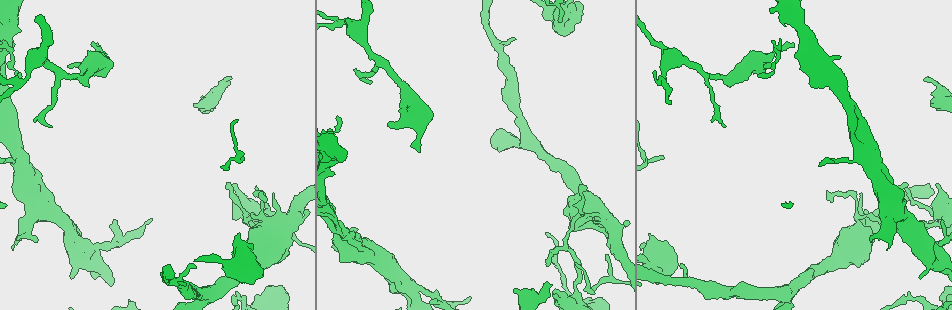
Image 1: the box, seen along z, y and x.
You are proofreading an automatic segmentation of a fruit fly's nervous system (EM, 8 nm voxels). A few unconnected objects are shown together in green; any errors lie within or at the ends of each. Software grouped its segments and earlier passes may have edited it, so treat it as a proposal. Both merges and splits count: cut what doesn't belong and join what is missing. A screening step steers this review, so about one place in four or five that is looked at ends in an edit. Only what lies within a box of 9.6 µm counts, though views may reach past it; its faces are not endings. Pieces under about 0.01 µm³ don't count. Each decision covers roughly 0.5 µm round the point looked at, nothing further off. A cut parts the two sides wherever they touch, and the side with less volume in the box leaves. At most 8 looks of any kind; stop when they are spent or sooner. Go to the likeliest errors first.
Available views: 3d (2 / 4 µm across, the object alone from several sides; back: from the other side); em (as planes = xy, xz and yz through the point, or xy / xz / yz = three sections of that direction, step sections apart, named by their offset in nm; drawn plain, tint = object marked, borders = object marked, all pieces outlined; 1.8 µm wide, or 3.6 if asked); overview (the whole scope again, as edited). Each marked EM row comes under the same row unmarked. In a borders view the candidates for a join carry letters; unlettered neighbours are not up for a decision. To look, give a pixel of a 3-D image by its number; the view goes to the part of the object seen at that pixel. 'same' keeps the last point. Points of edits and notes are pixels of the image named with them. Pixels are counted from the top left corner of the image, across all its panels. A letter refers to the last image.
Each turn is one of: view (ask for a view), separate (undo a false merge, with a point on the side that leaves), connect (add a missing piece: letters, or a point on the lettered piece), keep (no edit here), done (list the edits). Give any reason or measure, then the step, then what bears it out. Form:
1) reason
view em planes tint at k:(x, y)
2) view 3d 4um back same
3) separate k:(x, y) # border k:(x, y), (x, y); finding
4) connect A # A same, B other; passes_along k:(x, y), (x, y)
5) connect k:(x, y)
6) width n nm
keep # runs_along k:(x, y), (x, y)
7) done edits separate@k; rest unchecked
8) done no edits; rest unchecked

calibre changes
view em planes borders at 1:(857, 229)

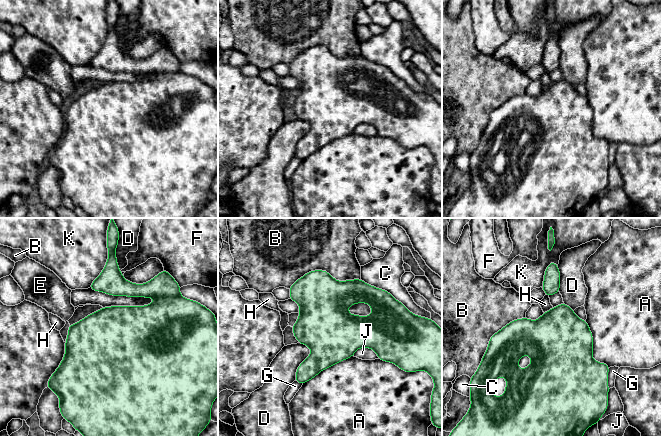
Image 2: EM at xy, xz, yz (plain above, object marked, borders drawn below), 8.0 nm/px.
separate 2:(163, 284) # A other, B other, C other, D other, E other, F other, G other, H other, J other, K other; border 2:(167, 296), (157, 296), (155, 298); two cells meet here

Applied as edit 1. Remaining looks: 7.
redraw
view overview

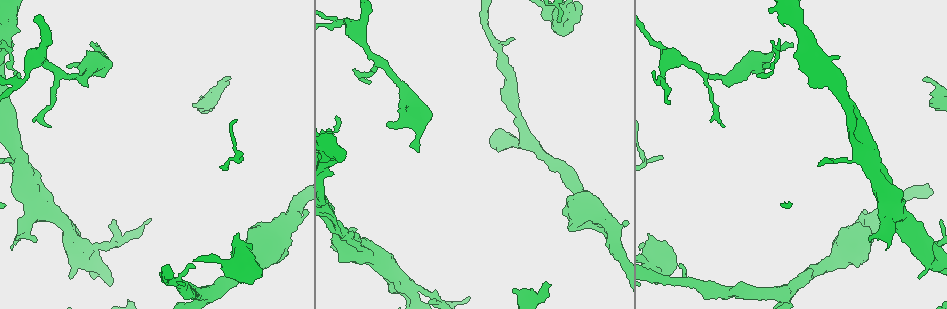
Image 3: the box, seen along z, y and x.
thick turns thin
view 3d 4um at 3:(241, 254)

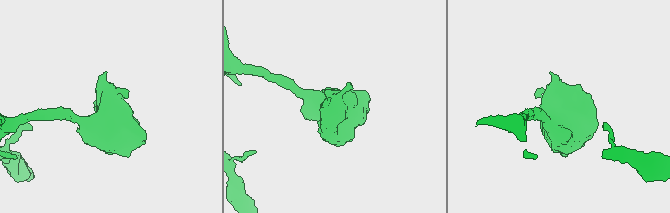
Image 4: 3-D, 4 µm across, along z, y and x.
view em planes borders at 4:(336, 108)

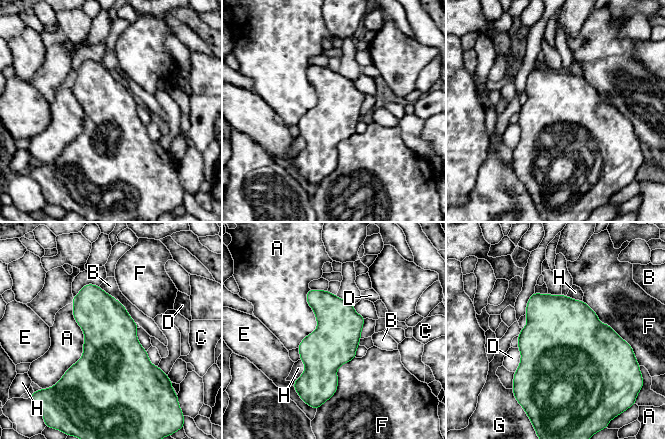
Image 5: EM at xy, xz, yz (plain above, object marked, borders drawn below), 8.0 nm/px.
width 360 nm
keep # A other, B other, C other, D other, E other, F other, G other, H other; border 5:(72, 303), (83, 354), (58, 380); all the same cell

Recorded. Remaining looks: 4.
free end
view em xz step 4 borders at 3:(931, 103)

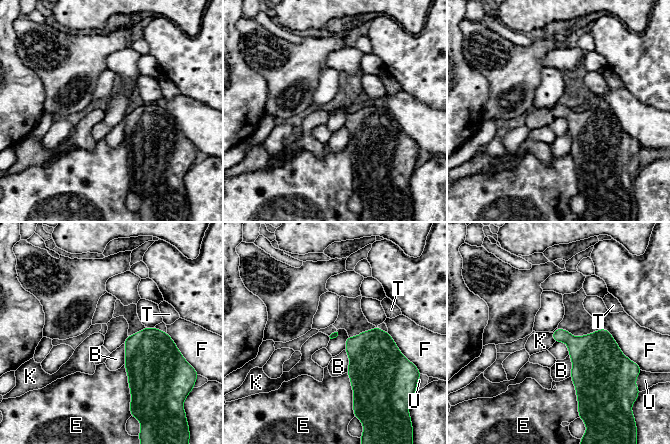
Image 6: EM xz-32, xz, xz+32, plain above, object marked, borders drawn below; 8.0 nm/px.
another direction
view em planes borders same

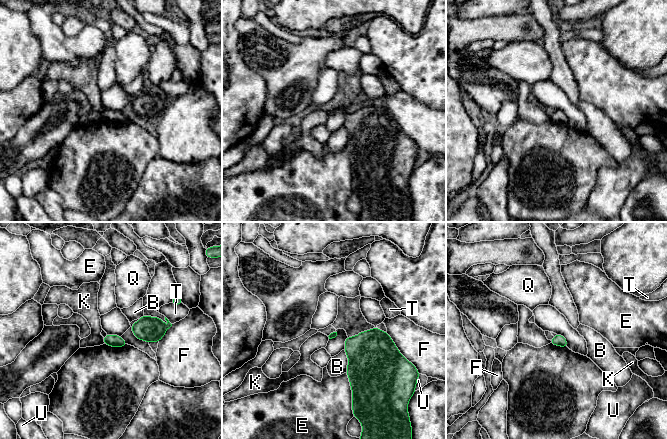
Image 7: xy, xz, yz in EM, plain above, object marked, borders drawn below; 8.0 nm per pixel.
keep # B other, E other, F other, K other, Q other, T other, U other; border 7:(102, 337), (104, 343); no lettered piece goes on from it

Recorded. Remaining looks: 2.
done edits separate@2; rest unchecked

